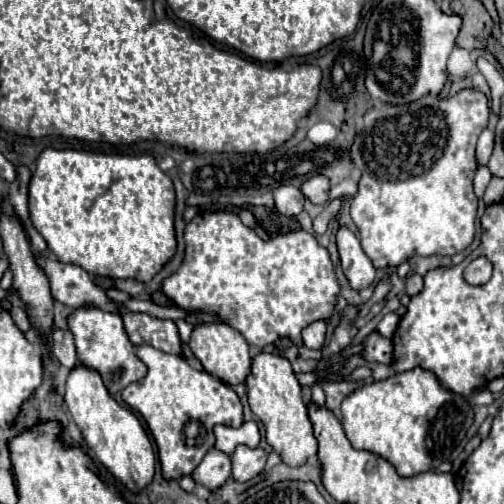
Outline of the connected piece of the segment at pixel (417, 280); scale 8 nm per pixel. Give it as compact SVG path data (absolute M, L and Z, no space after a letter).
M409 275L407 279L405 279L405 293L409 295L409 297L413 297L413 295L417 295L419 291L423 289L423 277L421 275Z

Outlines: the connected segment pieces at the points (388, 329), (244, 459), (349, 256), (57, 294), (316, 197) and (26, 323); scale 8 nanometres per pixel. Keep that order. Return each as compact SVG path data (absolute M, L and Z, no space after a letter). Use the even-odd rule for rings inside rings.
M389 313L389 315L385 315L385 317L381 319L381 323L377 325L377 331L379 331L381 335L385 335L385 337L391 337L391 335L395 333L397 323L399 323L399 315L397 315L397 313Z
M237 447L231 461L233 461L233 479L243 483L263 471L265 461L267 461L267 453L261 447L255 447L255 449Z
M339 225L337 229L337 249L341 259L341 269L349 281L349 287L355 291L367 289L375 281L375 267L361 249L357 235L345 225Z
M35 253L35 259L49 279L51 295L55 301L69 305L73 309L75 309L75 303L93 303L95 307L115 313L115 303L107 299L105 291L89 279L87 271L83 271L77 265L69 265L41 253Z
M315 175L301 185L301 191L311 203L315 203L315 205L325 203L327 195L329 195L329 179L325 175Z
M13 307L11 309L11 315L13 315L13 321L15 325L21 329L21 331L27 331L31 327L31 321L29 321L29 315L23 307Z

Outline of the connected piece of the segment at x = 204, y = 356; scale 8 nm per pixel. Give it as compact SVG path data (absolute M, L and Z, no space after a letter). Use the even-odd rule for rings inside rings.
M201 323L201 325L197 325L191 331L189 349L201 361L205 371L209 371L211 375L219 377L223 383L227 383L231 387L243 383L247 373L251 371L249 345L243 339L243 335L237 329L233 329L231 325L227 325L227 323Z

